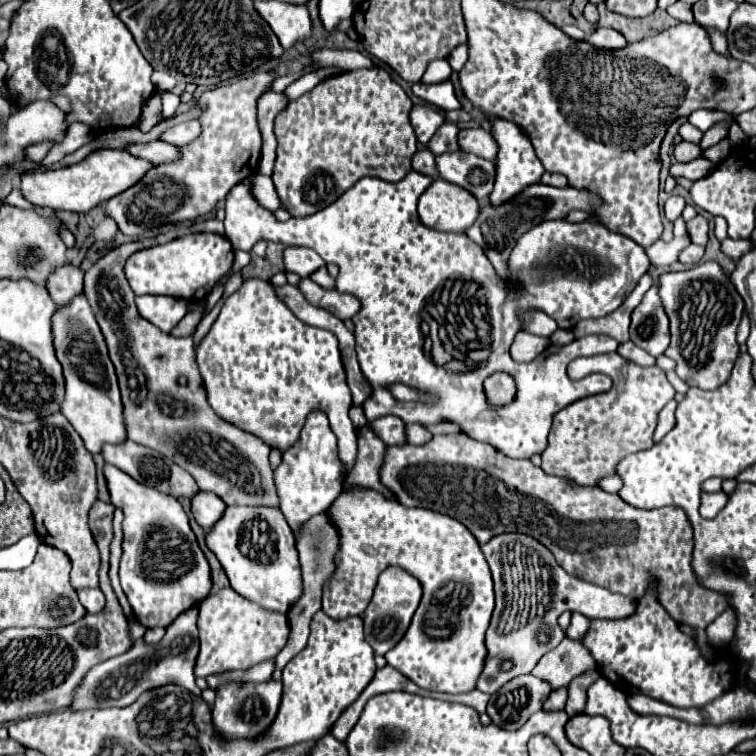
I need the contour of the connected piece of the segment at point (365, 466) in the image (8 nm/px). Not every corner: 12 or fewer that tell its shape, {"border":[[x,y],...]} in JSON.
{"border":[[371,429],[359,431],[359,455],[347,483],[377,489],[385,443]]}

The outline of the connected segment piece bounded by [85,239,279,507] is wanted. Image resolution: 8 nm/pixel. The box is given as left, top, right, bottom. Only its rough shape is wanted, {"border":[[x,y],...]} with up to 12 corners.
{"border":[[85,271],[127,439],[227,505],[279,507],[269,447],[209,407],[193,339],[145,321],[123,275]]}

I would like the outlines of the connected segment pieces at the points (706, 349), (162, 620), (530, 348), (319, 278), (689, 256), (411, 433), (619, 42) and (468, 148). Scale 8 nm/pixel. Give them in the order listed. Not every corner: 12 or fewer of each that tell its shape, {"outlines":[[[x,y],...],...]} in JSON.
{"outlines":[[[717,261],[663,273],[665,355],[689,387],[717,389],[745,309]],[[103,467],[121,587],[145,627],[211,589],[181,503]],[[521,331],[511,347],[513,357],[533,361],[543,349],[545,339]],[[325,267],[311,275],[323,289],[333,289],[335,279],[327,273]],[[689,245],[679,253],[679,263],[693,265],[703,255],[703,247]],[[407,425],[407,443],[423,445],[431,433],[423,425]],[[595,29],[587,41],[603,49],[621,49],[625,37],[615,29]],[[481,127],[459,131],[459,149],[495,161],[495,139]]]}

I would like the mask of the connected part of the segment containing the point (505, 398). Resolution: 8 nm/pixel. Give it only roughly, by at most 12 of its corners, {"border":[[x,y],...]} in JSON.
{"border":[[493,373],[483,391],[491,407],[515,399],[517,387],[511,375]]}

